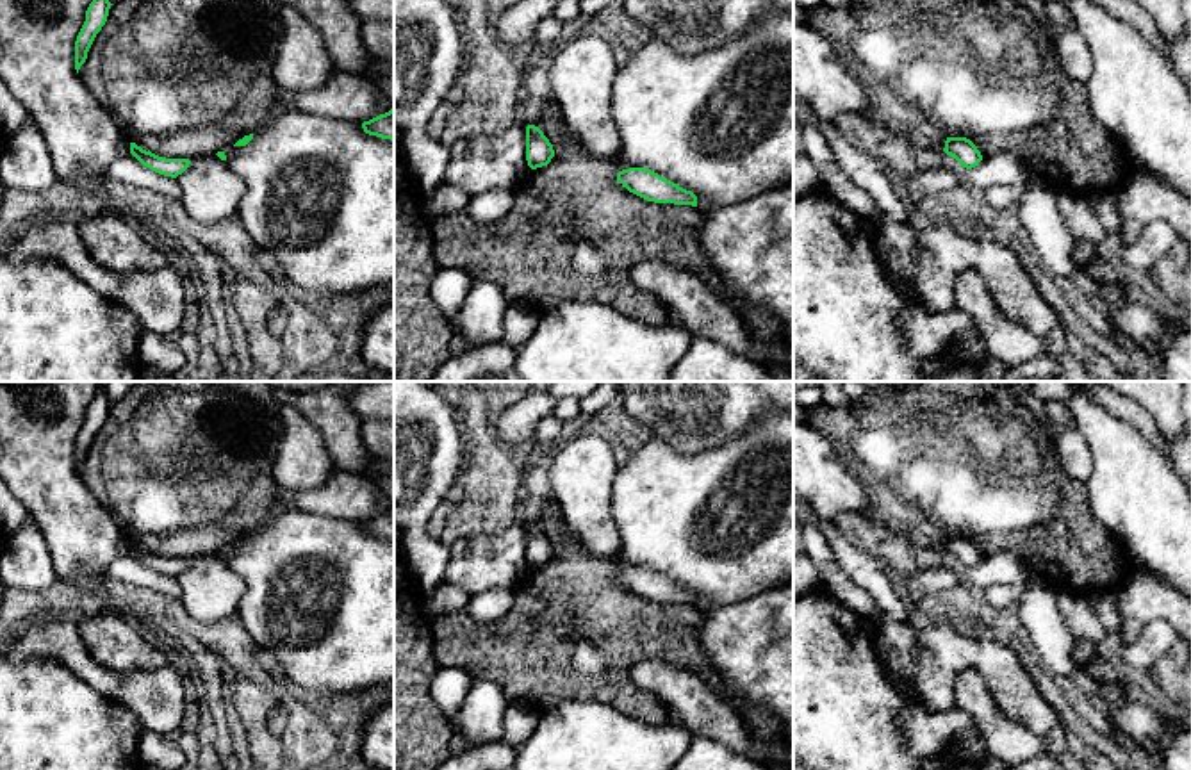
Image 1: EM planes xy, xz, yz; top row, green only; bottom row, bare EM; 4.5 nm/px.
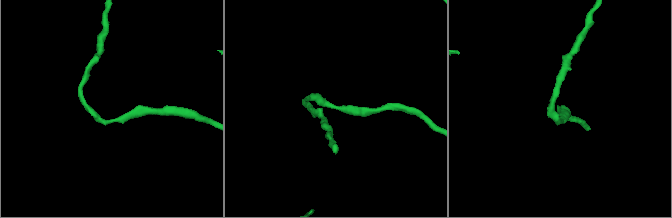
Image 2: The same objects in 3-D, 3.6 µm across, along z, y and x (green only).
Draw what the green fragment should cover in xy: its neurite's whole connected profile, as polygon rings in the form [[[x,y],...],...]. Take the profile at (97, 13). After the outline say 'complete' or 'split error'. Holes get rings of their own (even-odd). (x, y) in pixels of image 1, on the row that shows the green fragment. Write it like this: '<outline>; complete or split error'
[[[93,0],[86,11],[86,21],[77,36],[75,41],[75,70],[78,73],[80,66],[87,59],[87,52],[96,37],[96,34],[102,30],[102,27],[107,21],[109,9],[111,9],[109,0]]]; complete

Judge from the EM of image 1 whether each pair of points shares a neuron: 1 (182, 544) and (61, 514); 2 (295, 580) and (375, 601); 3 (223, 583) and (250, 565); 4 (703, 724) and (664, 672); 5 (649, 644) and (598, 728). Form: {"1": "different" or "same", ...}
{"1": "different", "2": "same", "3": "different", "4": "same", "5": "different"}

